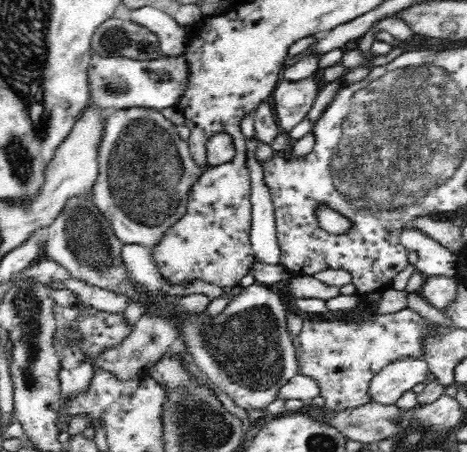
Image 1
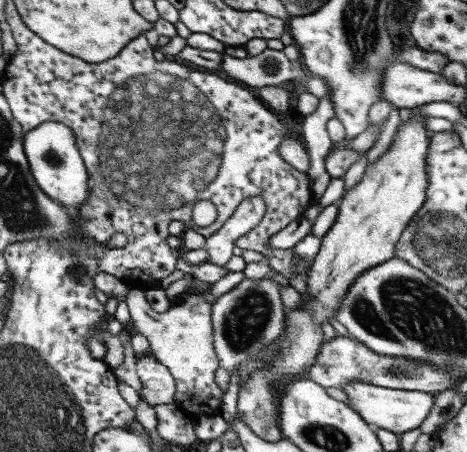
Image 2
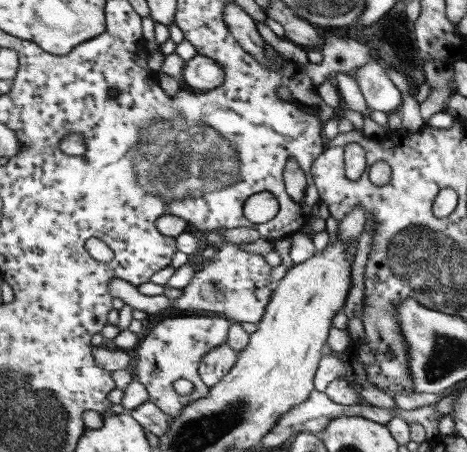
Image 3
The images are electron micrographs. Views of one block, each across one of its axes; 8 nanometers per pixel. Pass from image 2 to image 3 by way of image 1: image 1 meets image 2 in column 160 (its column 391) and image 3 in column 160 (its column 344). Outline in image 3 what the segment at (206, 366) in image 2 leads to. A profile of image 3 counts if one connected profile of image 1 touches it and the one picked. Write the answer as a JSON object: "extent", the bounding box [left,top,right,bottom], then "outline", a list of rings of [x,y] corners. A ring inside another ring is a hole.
{"extent":[135,314,231,418],"outline":[[[183,314],[177,318],[165,318],[159,324],[155,324],[145,334],[145,338],[139,342],[139,346],[135,350],[135,354],[137,354],[135,380],[141,382],[145,386],[145,390],[149,392],[149,402],[153,402],[169,418],[175,418],[191,402],[205,398],[211,388],[203,384],[197,368],[201,364],[201,358],[209,350],[227,342],[229,326],[231,326],[231,320],[213,318],[213,316],[197,316],[197,314]],[[179,378],[193,382],[193,392],[189,396],[181,396],[173,390],[173,382]]]}

